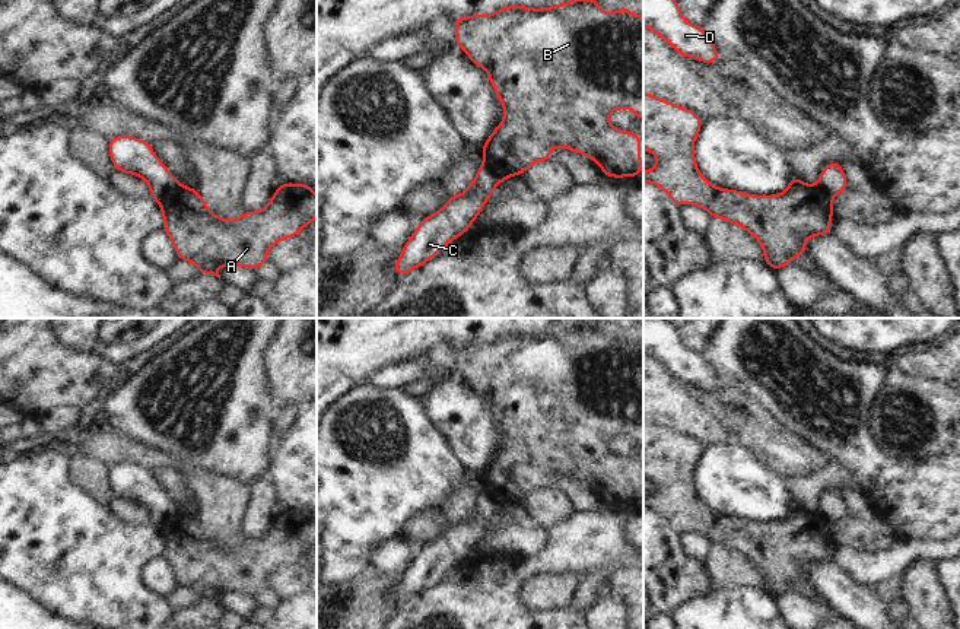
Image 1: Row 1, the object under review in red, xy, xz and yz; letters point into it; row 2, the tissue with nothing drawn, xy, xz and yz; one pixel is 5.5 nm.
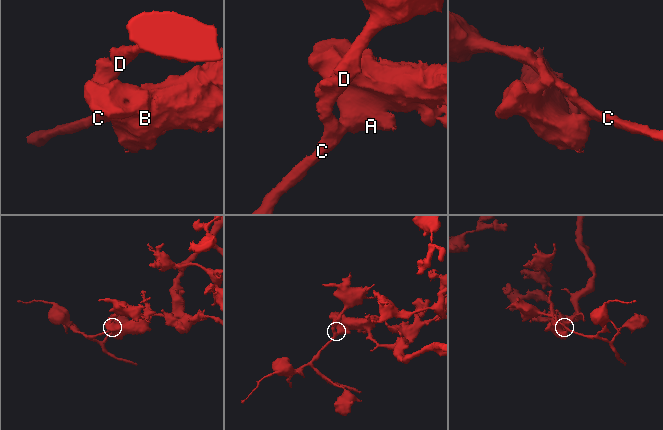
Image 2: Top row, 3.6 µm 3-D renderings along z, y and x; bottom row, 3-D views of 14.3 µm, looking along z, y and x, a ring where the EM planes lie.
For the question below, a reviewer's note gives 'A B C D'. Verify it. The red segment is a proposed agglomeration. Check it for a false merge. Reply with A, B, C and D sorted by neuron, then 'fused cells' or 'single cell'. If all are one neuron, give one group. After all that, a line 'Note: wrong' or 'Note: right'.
A B / C D; fused cells
Note: wrong

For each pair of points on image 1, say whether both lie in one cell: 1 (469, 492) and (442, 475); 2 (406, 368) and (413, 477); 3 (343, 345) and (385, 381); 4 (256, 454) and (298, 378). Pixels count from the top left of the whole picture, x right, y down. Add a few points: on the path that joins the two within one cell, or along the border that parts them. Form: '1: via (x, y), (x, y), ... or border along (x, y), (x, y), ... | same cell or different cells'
1: border along (463, 467), (460, 485), (438, 507) | different cells
2: border along (368, 383), (377, 387), (401, 388) | different cells
3: border along (407, 361), (384, 365), (364, 383) | different cells
4: border along (264, 372), (276, 407) | different cells

